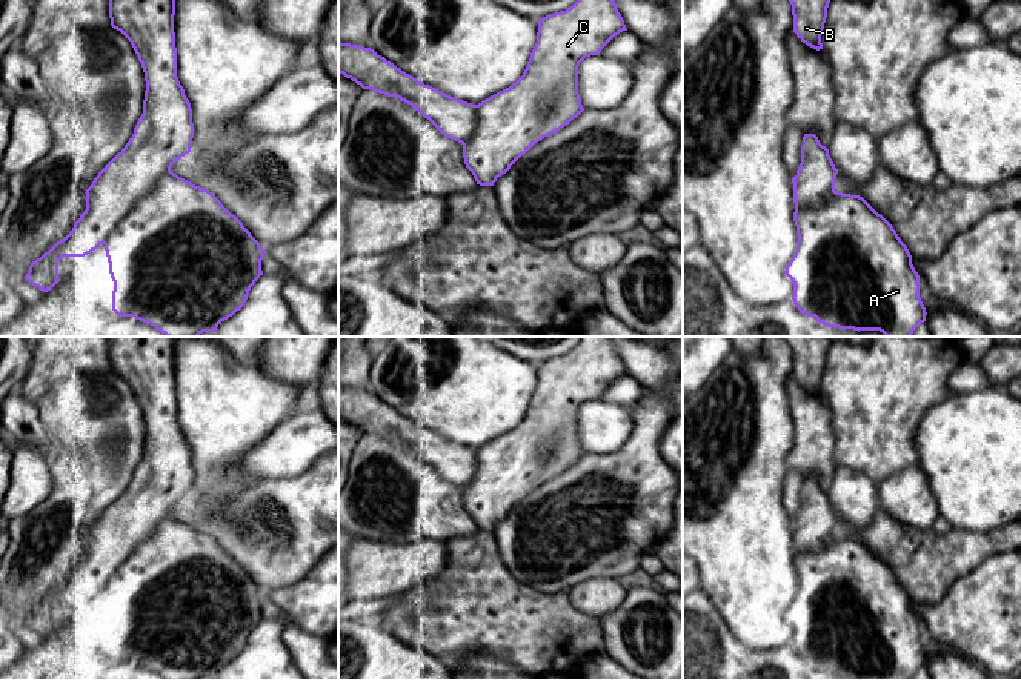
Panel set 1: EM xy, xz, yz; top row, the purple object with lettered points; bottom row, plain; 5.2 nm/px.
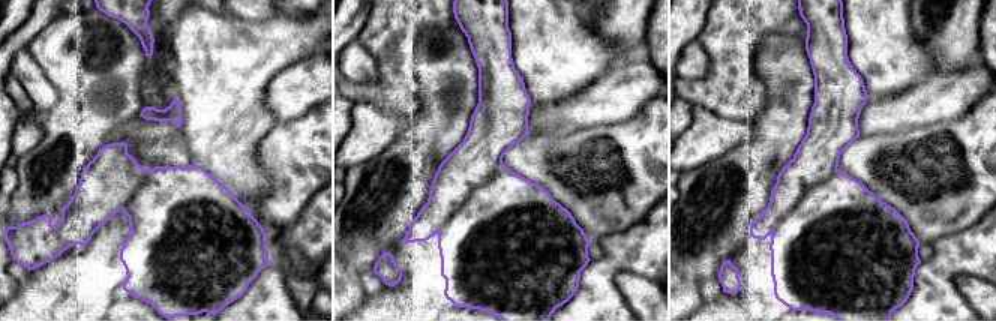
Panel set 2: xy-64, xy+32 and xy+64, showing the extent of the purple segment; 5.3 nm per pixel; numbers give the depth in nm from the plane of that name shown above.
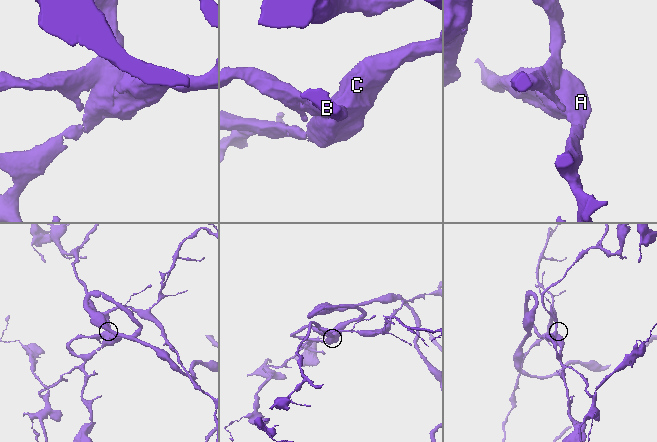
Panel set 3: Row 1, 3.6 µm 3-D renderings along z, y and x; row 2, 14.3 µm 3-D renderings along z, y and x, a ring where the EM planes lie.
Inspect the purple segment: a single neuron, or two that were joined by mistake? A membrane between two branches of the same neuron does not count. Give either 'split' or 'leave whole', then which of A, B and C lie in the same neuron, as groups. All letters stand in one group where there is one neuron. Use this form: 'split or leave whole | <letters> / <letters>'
leave whole | A B C

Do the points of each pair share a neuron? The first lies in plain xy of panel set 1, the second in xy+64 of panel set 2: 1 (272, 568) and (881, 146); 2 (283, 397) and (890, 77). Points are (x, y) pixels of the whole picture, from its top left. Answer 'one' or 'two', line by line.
1: one
2: one

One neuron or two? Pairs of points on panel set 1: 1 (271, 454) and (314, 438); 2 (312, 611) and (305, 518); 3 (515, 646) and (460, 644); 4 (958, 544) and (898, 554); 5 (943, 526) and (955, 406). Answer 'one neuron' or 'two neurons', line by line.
1: one neuron
2: two neurons
3: one neuron
4: one neuron
5: two neurons

